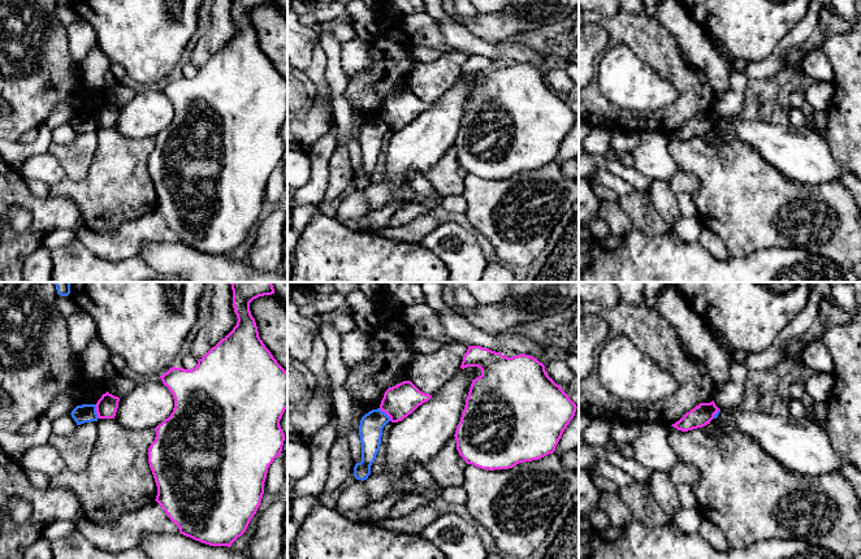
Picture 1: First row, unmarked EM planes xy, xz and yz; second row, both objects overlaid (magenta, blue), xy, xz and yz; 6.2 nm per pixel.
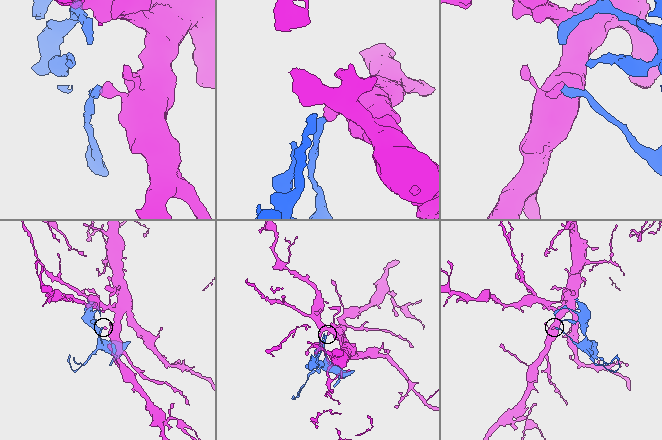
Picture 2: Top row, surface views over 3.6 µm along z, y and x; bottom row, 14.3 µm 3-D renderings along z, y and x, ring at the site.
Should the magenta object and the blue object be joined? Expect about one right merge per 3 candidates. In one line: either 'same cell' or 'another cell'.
another cell

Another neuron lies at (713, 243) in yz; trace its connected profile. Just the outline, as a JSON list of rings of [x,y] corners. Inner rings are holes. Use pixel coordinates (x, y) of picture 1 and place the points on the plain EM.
[[[706,228],[702,229],[698,242],[721,261],[727,261],[731,257],[722,239]]]

